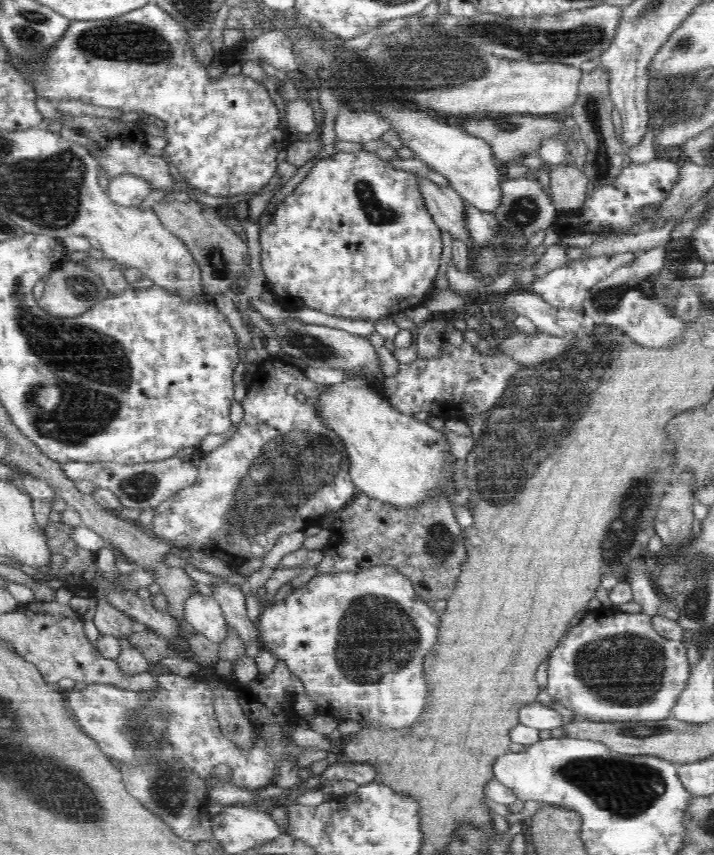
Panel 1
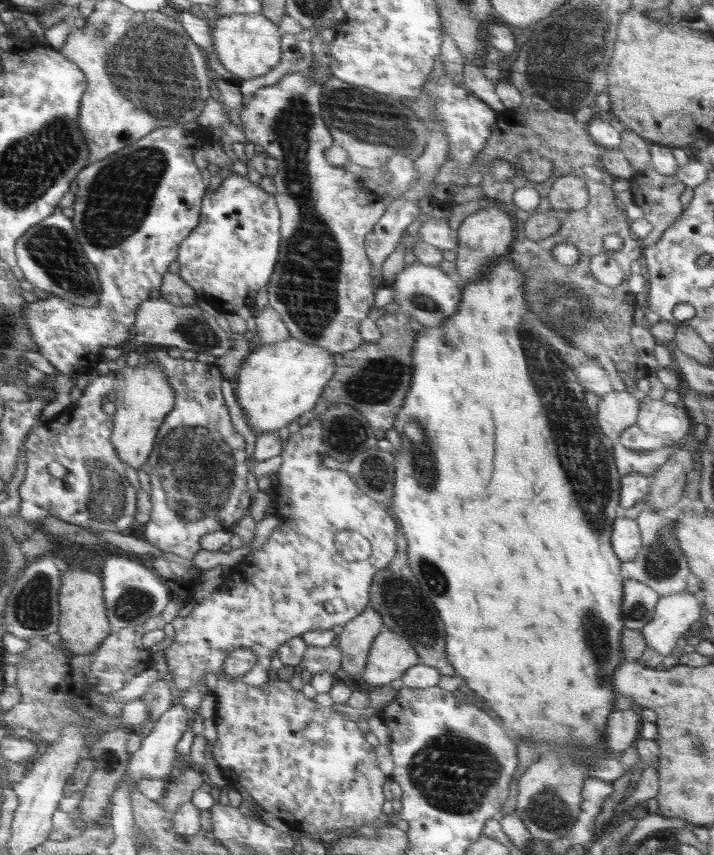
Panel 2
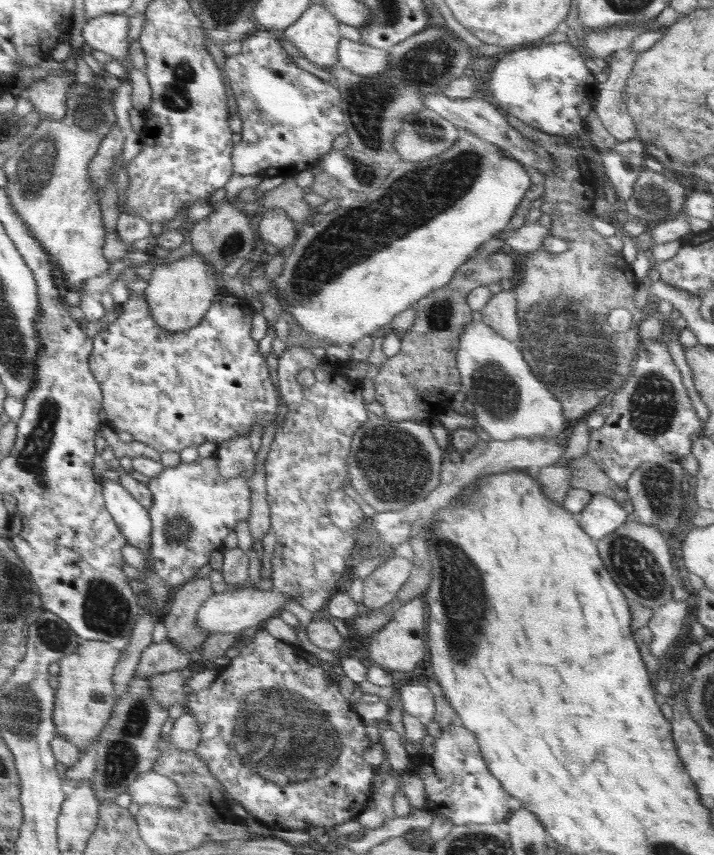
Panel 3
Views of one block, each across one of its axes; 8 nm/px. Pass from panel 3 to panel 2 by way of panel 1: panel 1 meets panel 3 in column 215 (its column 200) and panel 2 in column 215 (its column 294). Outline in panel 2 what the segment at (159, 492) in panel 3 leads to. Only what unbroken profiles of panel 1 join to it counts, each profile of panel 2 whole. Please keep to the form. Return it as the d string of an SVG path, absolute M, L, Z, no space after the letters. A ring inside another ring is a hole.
M166 349L148 351L147 362L155 362L167 376L168 384L176 394L174 408L168 412L164 423L158 428L155 446L148 456L150 482L152 488L151 513L145 524L145 540L164 552L171 552L192 560L201 549L200 538L216 531L232 532L240 518L248 513L251 495L246 485L249 468L245 453L245 439L232 425L229 410L220 390L224 377L213 363L172 358Z

